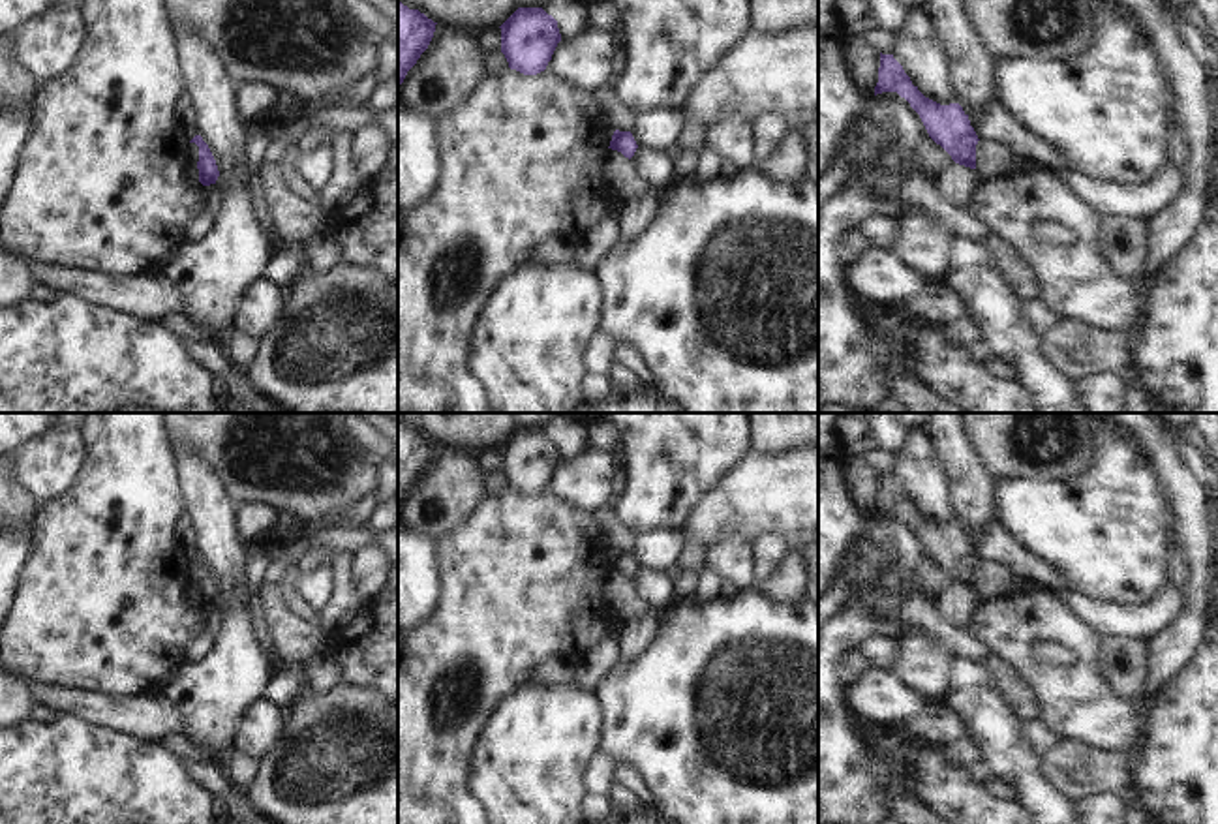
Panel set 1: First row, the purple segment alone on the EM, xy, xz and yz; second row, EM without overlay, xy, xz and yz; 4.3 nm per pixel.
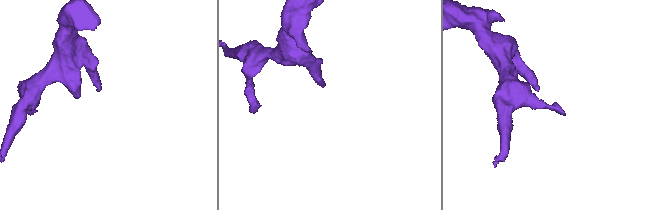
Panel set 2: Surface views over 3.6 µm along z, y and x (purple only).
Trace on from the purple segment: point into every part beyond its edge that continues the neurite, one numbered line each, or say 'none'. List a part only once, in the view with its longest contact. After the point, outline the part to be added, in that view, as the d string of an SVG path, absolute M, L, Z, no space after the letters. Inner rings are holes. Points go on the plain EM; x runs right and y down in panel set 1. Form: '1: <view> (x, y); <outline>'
none

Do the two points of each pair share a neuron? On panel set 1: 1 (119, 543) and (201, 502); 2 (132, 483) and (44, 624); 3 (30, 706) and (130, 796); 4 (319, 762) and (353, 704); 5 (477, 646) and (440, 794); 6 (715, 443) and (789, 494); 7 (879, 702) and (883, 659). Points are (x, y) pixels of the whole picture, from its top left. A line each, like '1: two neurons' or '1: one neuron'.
1: two neurons
2: one neuron
3: two neurons
4: one neuron
5: one neuron
6: two neurons
7: two neurons

